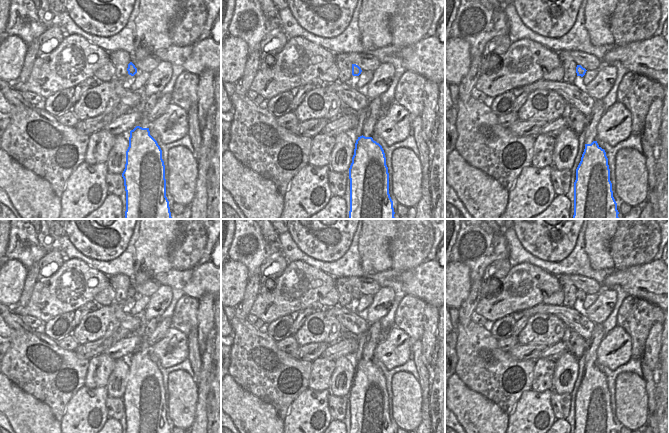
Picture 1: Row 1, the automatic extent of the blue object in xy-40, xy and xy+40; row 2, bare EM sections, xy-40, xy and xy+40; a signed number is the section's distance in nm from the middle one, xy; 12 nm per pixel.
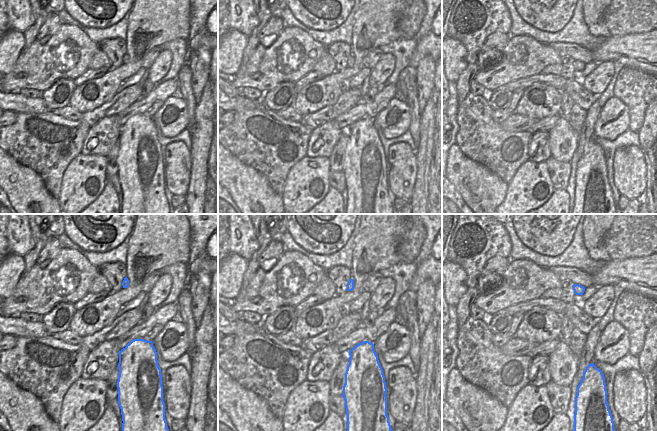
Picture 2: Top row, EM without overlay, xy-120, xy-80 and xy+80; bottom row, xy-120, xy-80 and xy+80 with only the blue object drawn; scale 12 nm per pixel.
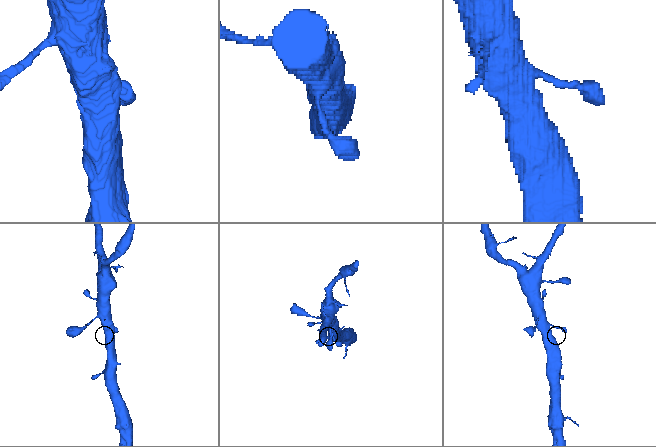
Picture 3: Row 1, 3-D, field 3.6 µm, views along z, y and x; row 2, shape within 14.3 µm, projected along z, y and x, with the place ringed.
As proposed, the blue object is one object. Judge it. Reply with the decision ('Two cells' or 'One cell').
One cell.

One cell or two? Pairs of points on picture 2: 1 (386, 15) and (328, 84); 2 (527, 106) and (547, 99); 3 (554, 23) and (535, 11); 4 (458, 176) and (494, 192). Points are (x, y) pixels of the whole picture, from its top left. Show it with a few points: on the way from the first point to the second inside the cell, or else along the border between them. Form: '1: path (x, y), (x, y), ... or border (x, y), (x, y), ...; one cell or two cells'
1: path (368, 35), (356, 44), (357, 65), (349, 72); one cell
2: path (536, 106), (542, 106), (549, 111), (552, 108); one cell
3: path (549, 18), (540, 11); one cell
4: path (467, 175), (485, 191); one cell

